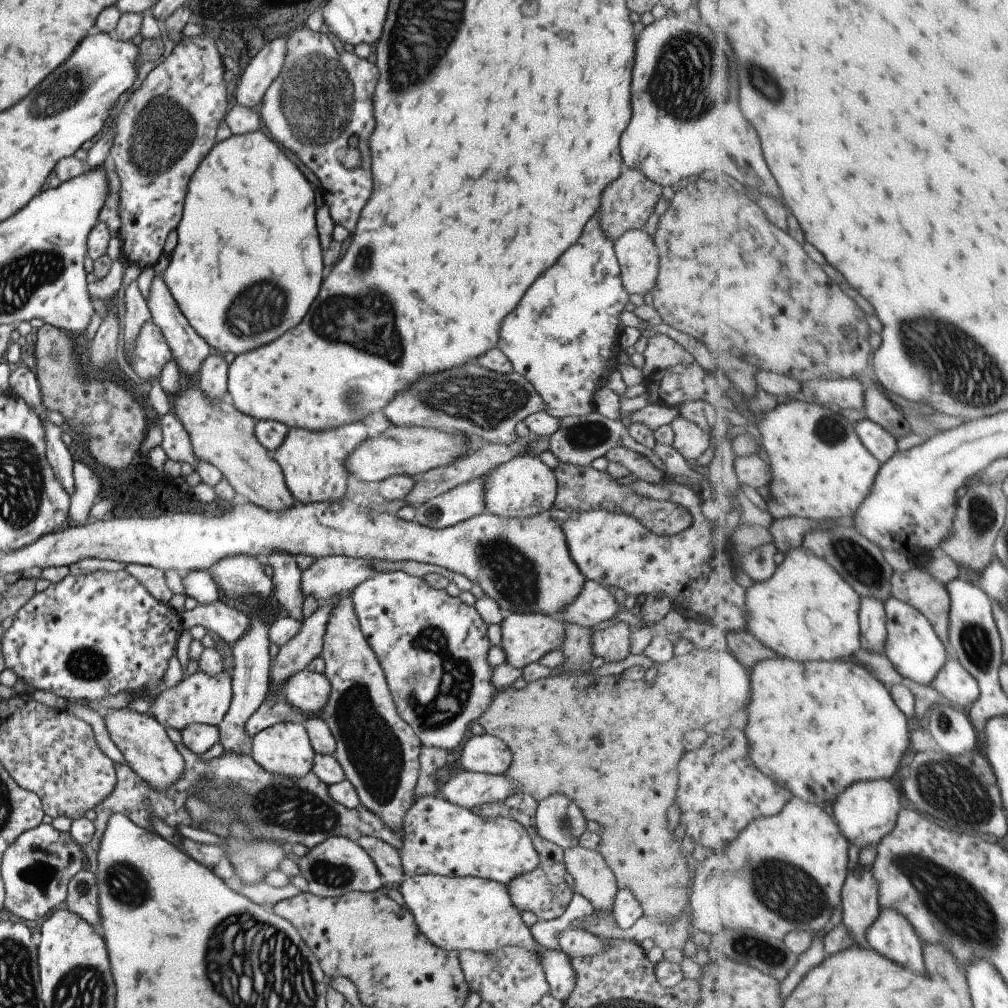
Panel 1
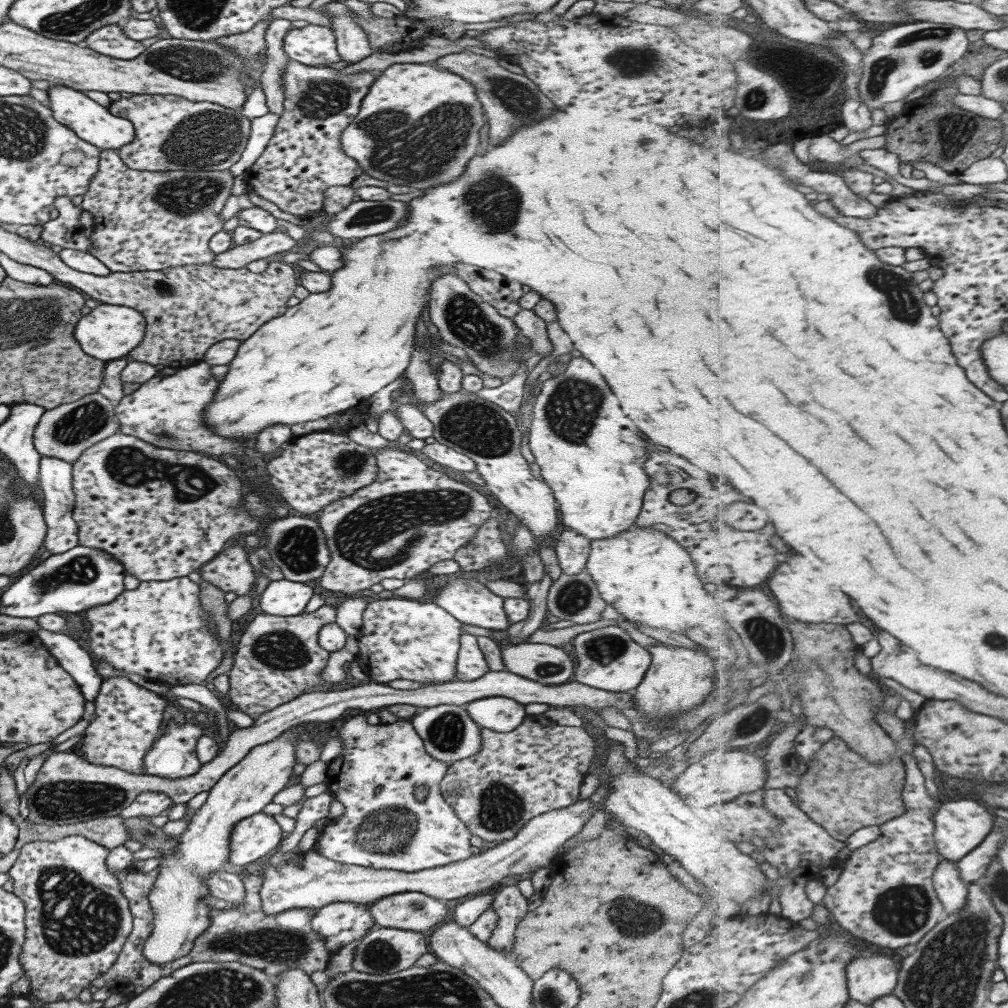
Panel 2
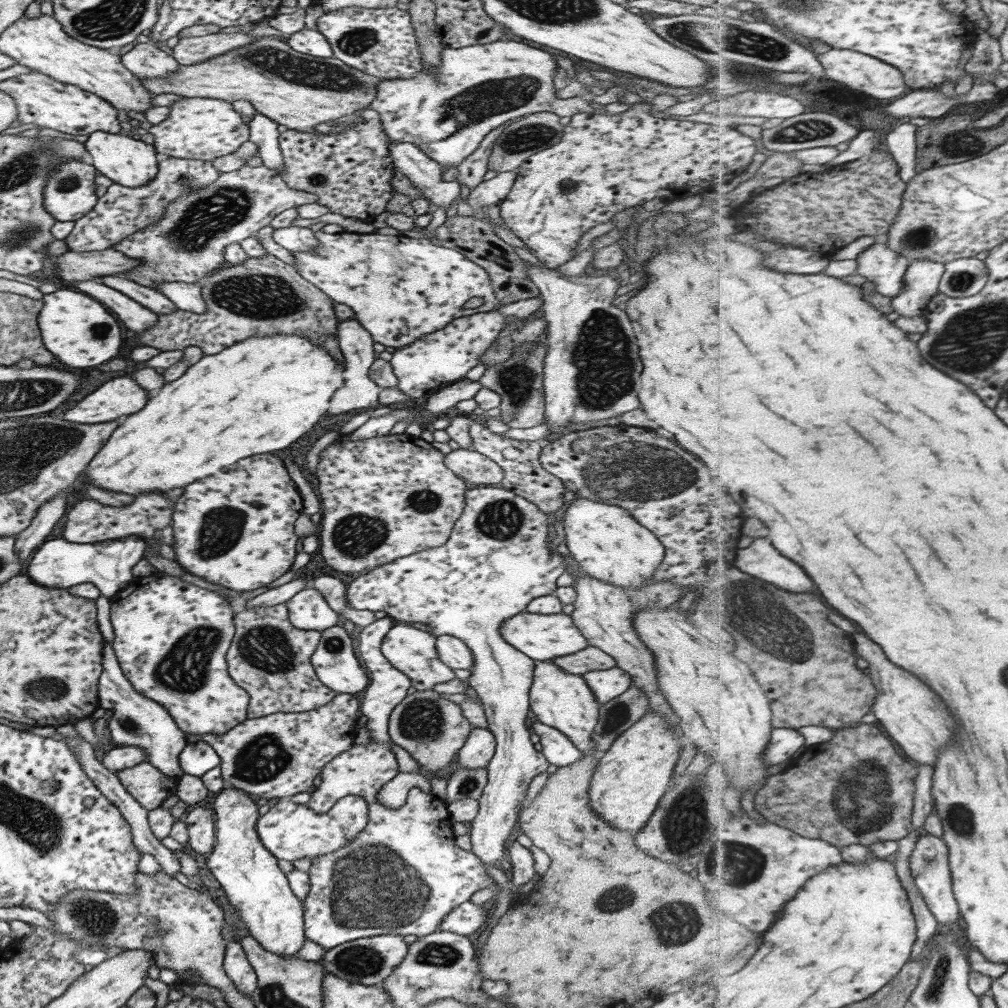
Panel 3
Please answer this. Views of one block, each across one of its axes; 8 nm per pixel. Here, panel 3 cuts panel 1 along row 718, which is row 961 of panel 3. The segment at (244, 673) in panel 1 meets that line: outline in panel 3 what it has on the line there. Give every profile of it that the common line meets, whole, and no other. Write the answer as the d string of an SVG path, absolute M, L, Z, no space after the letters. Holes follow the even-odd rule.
M238 940L230 941L225 946L222 968L236 990L242 994L250 995L256 989L256 974L246 961Z

